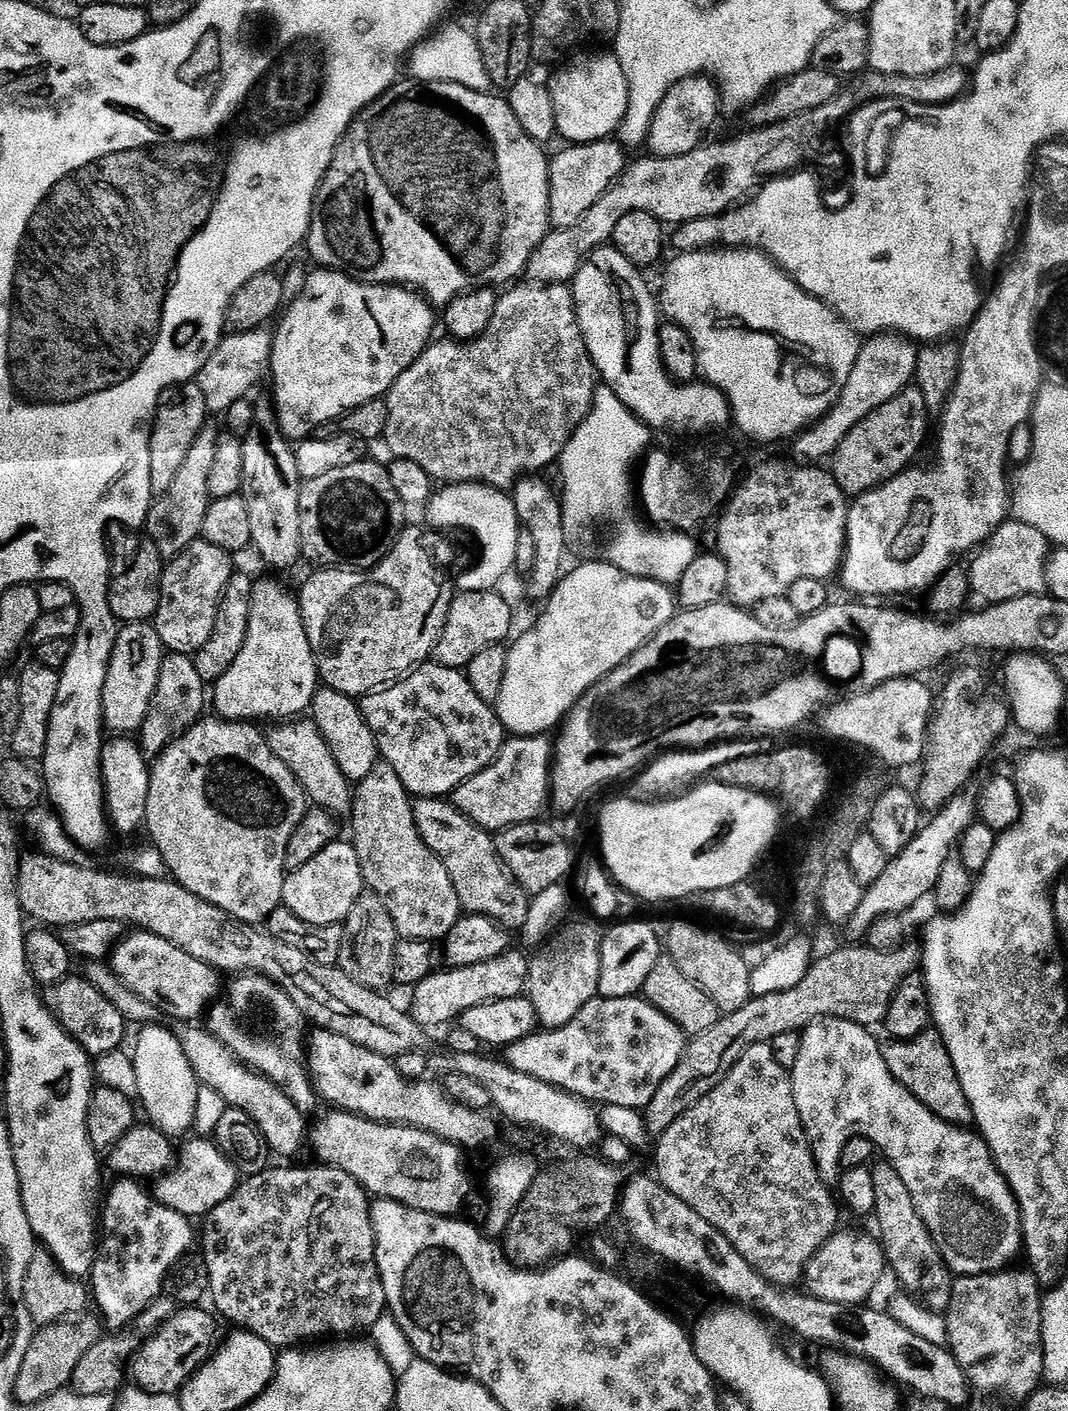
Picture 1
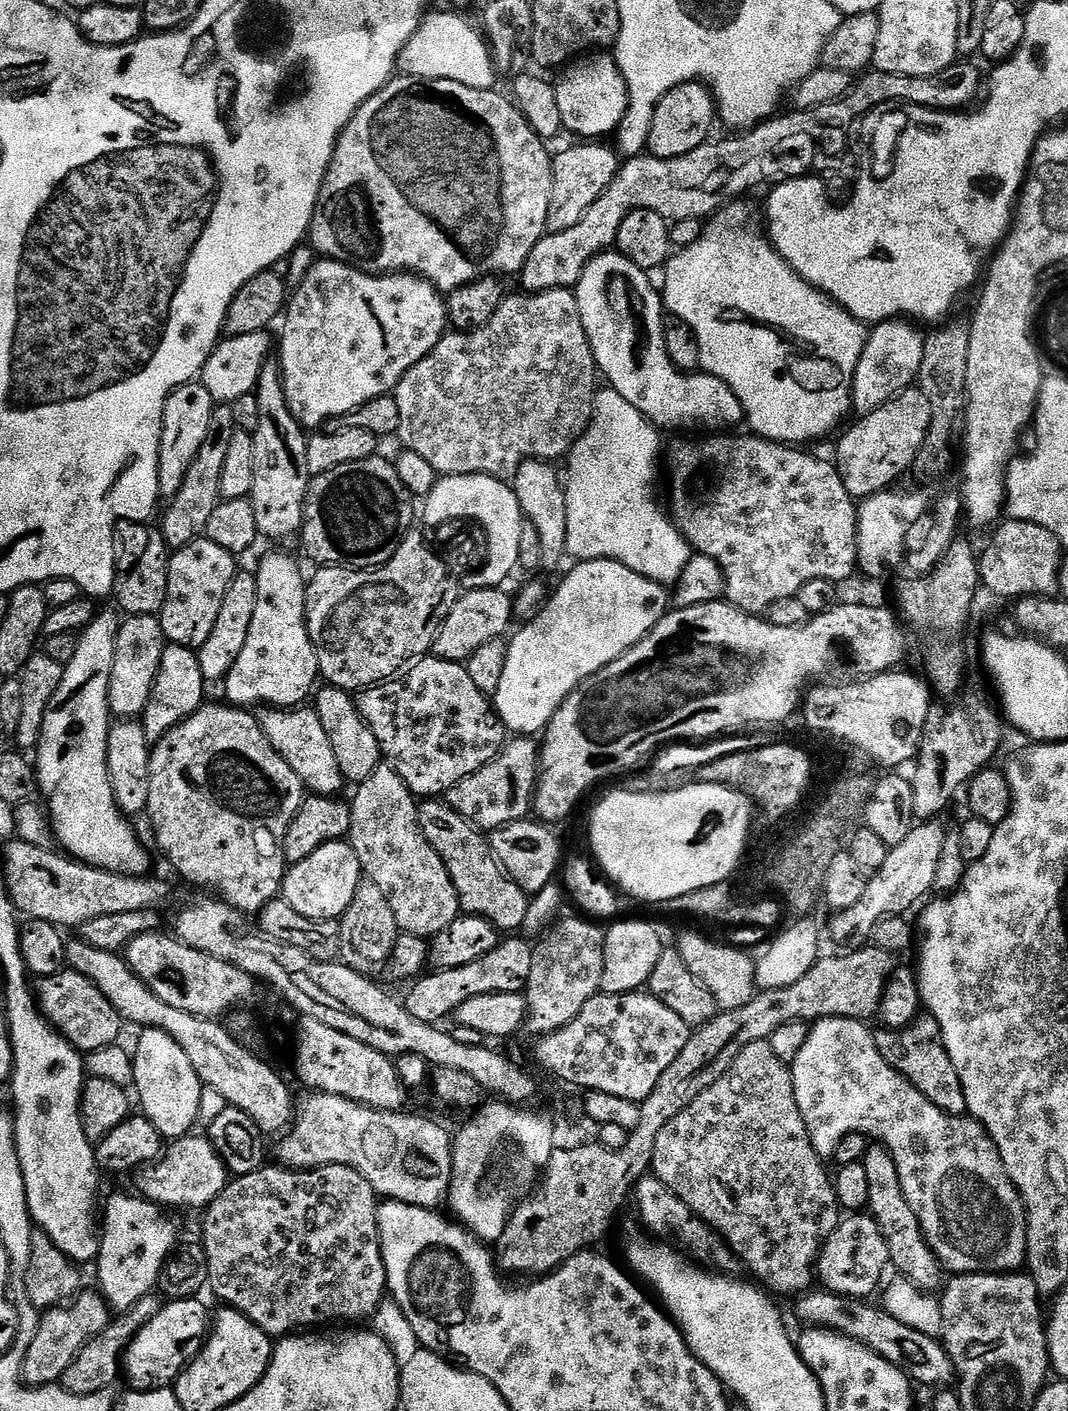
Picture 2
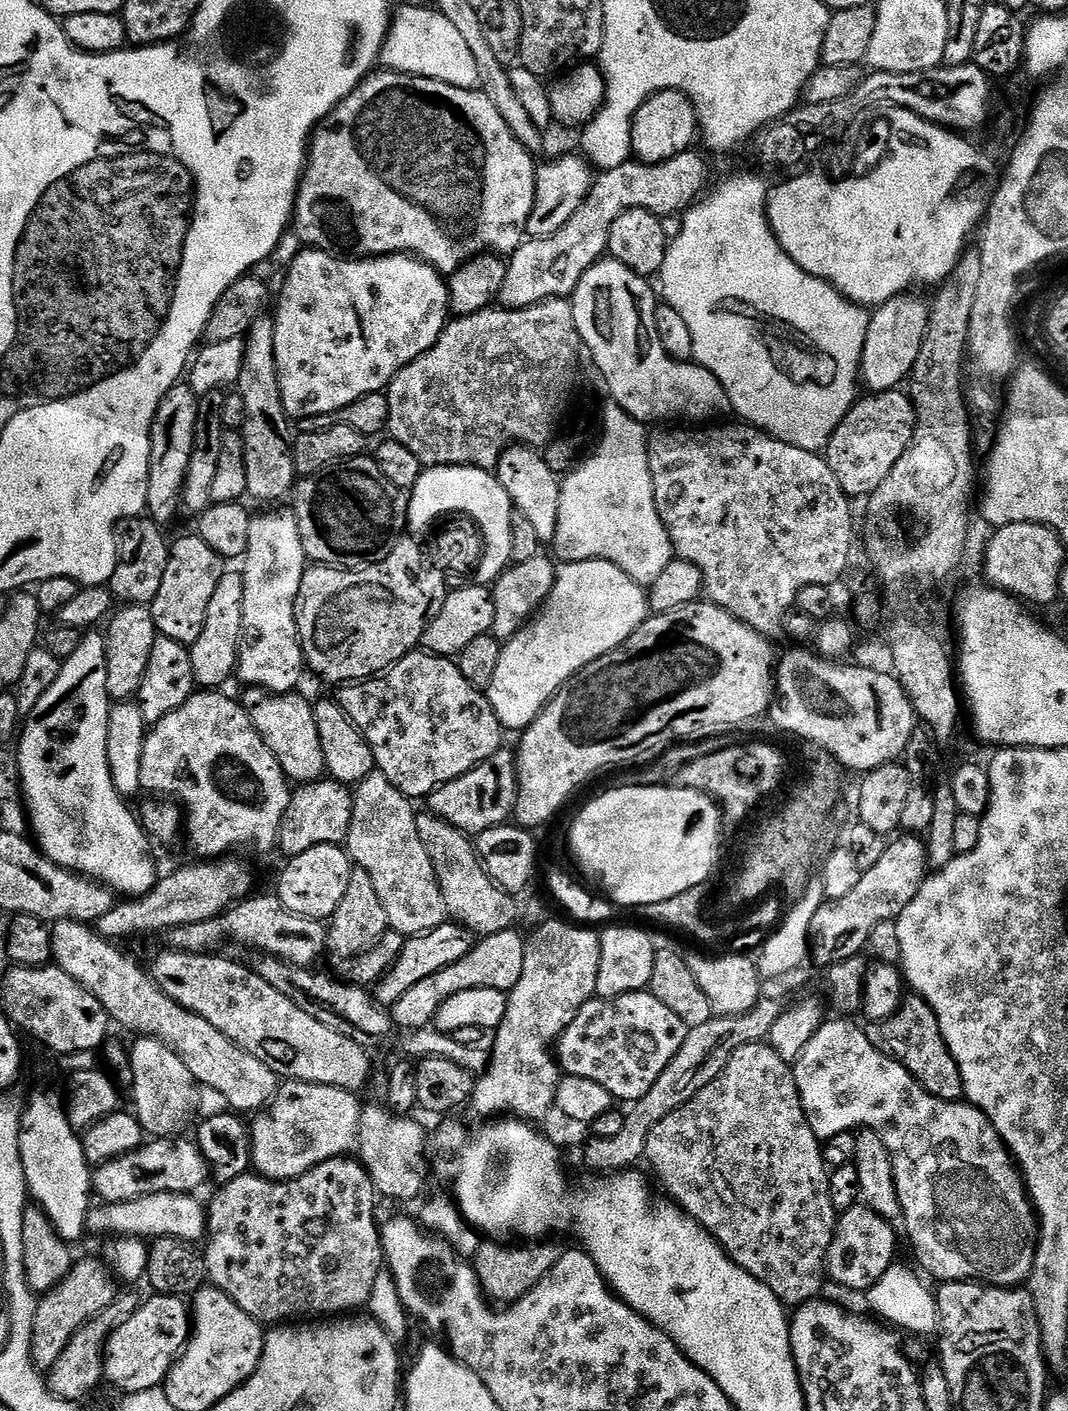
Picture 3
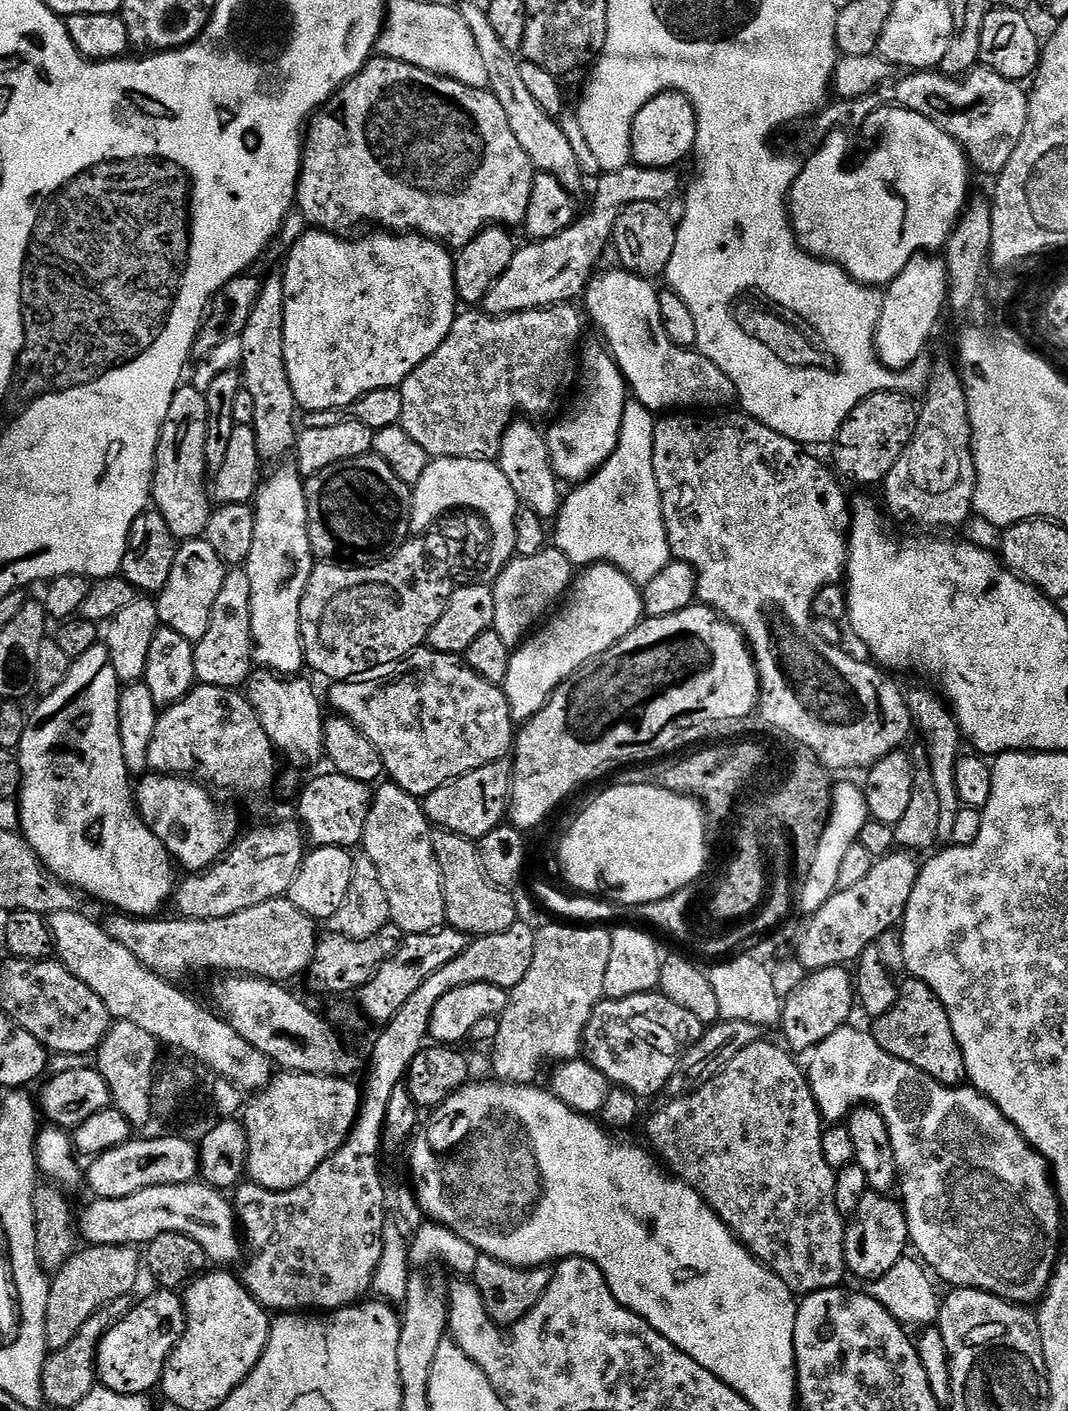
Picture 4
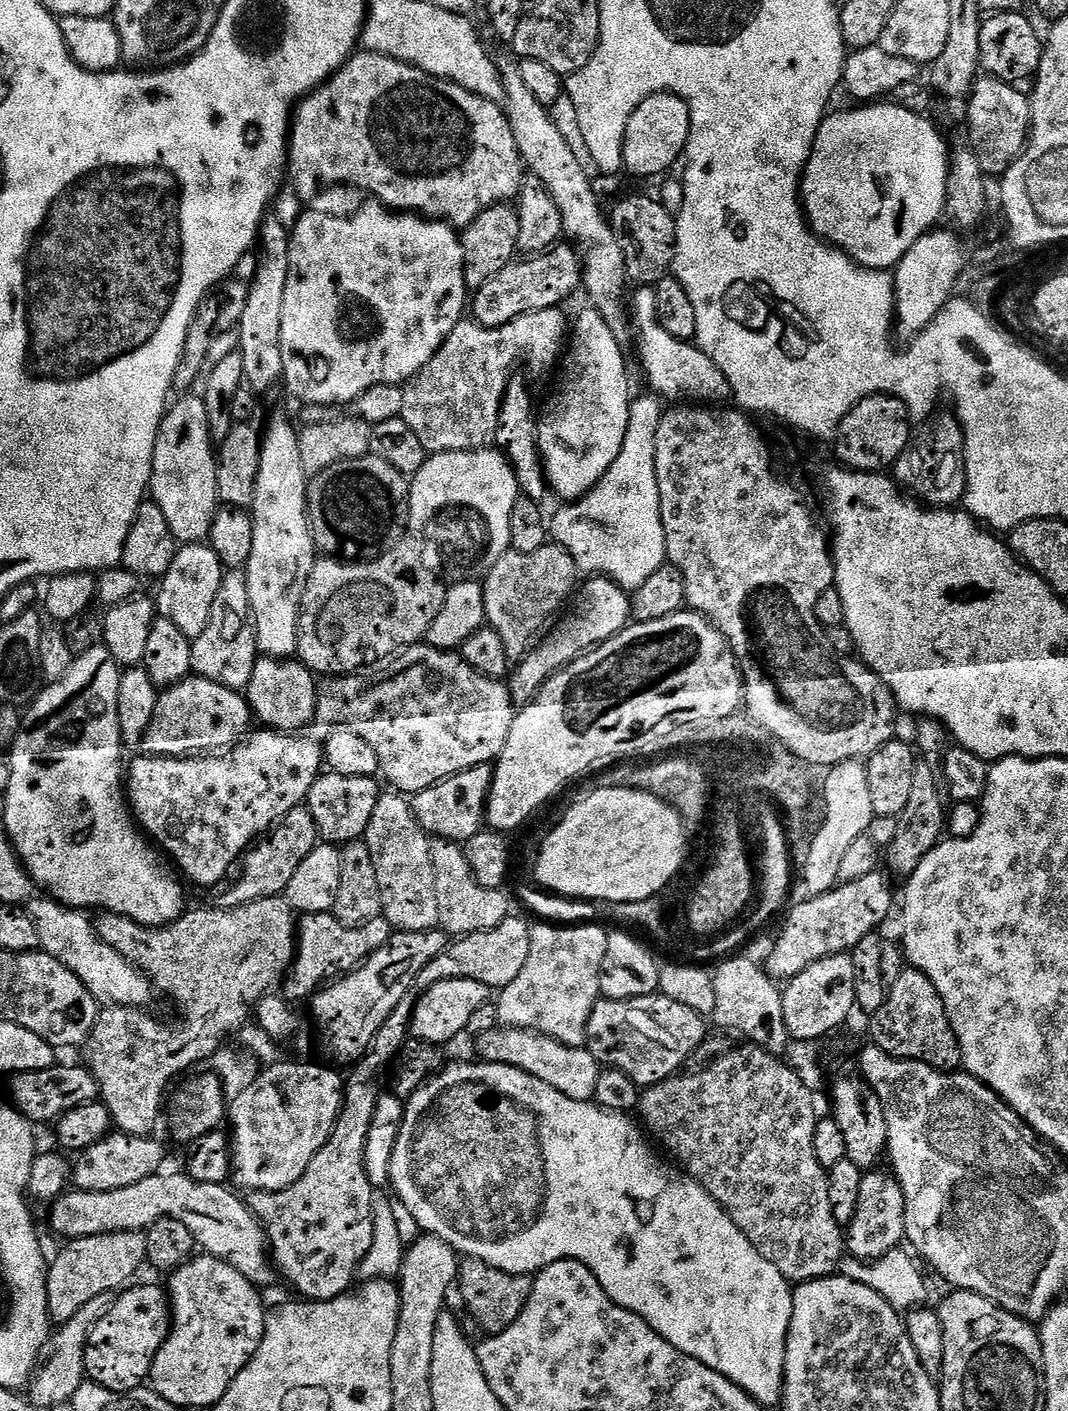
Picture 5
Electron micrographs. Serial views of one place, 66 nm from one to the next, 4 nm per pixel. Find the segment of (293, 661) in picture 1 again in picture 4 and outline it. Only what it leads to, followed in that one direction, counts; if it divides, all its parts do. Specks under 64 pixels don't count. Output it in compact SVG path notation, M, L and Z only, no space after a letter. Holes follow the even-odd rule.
M295 467L280 468L261 479L254 497L254 511L254 546L250 546L246 561L250 578L252 659L261 669L292 678L306 664L300 637L300 599L314 567L304 480Z

